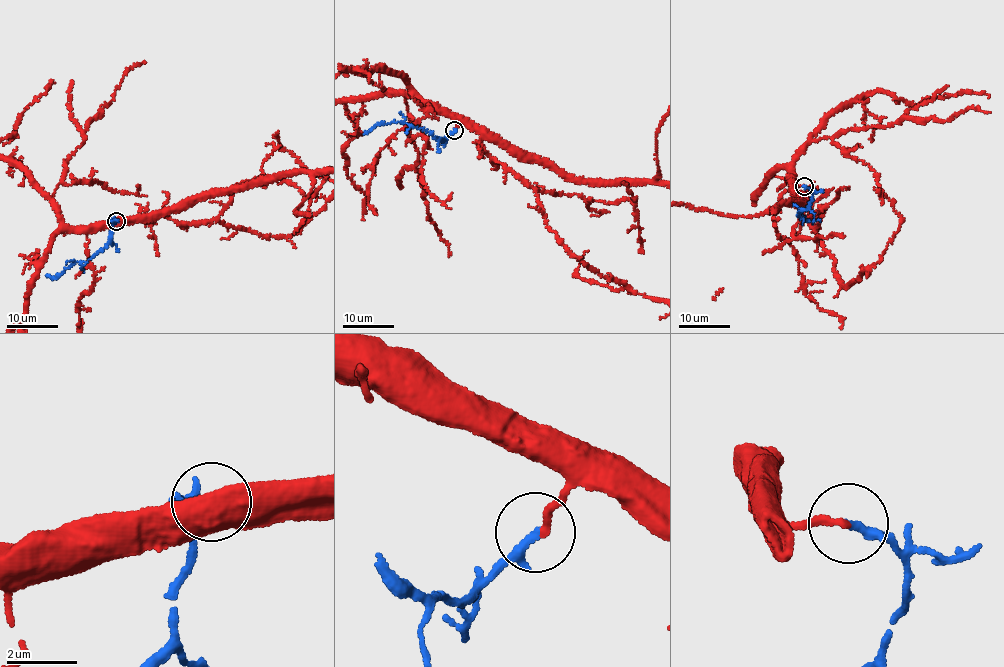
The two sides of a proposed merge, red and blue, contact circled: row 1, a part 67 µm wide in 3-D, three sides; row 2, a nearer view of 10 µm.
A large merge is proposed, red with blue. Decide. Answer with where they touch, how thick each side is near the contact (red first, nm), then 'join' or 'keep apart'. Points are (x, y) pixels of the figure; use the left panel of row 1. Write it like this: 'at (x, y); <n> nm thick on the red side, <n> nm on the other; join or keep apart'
at (116, 221); 200 nm thick on the red side, 260 nm on the other; join

